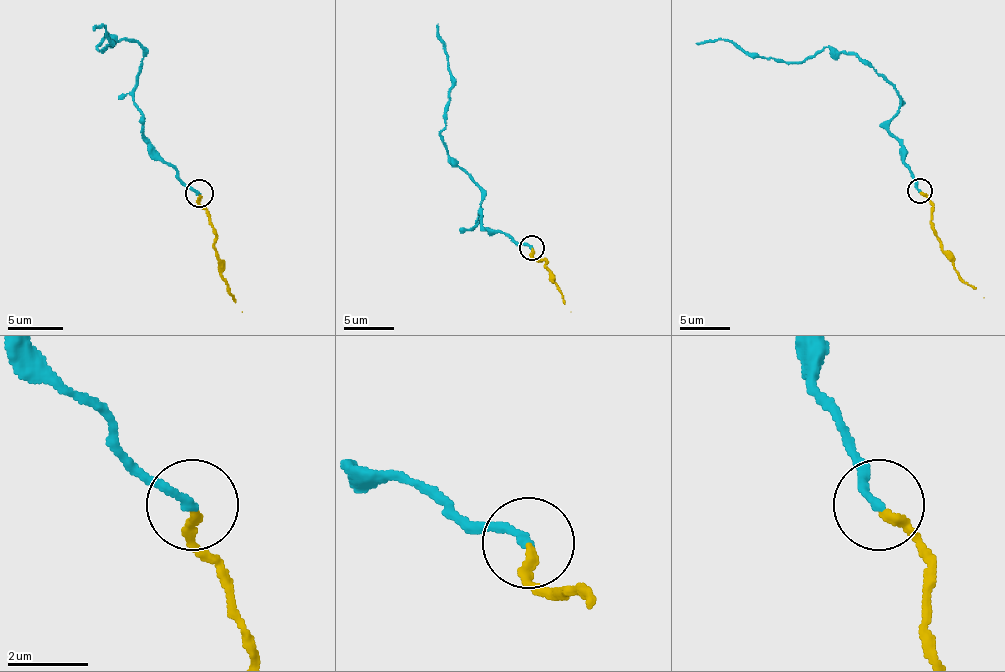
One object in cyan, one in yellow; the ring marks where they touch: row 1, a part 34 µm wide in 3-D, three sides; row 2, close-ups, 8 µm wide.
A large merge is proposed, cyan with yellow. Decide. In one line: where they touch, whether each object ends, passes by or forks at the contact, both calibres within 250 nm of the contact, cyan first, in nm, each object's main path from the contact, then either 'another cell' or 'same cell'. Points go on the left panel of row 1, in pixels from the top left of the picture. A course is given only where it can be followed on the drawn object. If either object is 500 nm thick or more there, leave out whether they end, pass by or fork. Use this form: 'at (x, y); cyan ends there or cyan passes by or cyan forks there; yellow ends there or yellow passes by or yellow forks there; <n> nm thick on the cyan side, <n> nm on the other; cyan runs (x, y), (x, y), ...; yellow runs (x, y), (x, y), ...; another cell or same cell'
at (199, 193); cyan ends there; yellow ends there; 240 nm thick on the cyan side, 200 nm on the other; cyan runs (198, 194), (142, 127), (134, 102), (142, 49), (106, 33), (104, 49), (101, 24), (92, 30); yellow runs (198, 194), (212, 227), (215, 255), (223, 280), (243, 311); same cell

